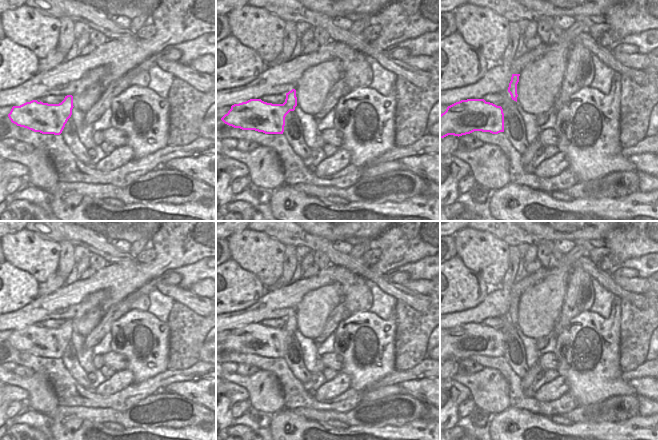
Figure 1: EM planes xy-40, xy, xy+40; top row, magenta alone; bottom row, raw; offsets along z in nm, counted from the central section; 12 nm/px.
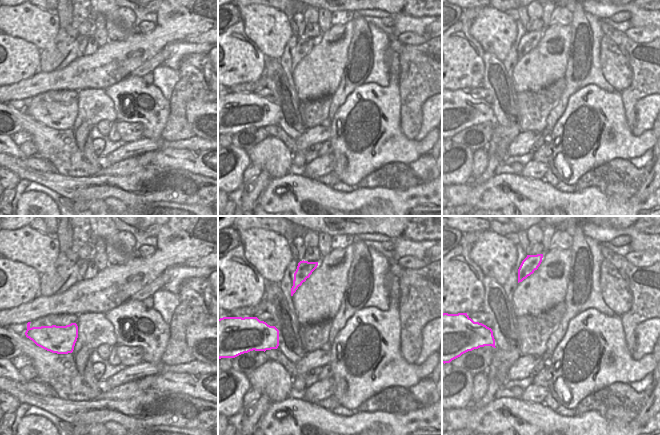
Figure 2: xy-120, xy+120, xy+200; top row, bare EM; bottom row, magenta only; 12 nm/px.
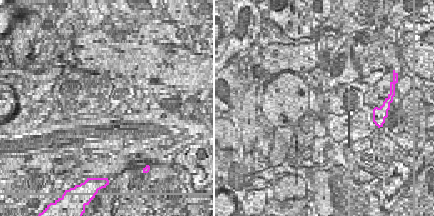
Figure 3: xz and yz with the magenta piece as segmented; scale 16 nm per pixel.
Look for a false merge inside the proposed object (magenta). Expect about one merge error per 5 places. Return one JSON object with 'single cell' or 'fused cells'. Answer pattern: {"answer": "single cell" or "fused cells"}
{"answer": "single cell"}

